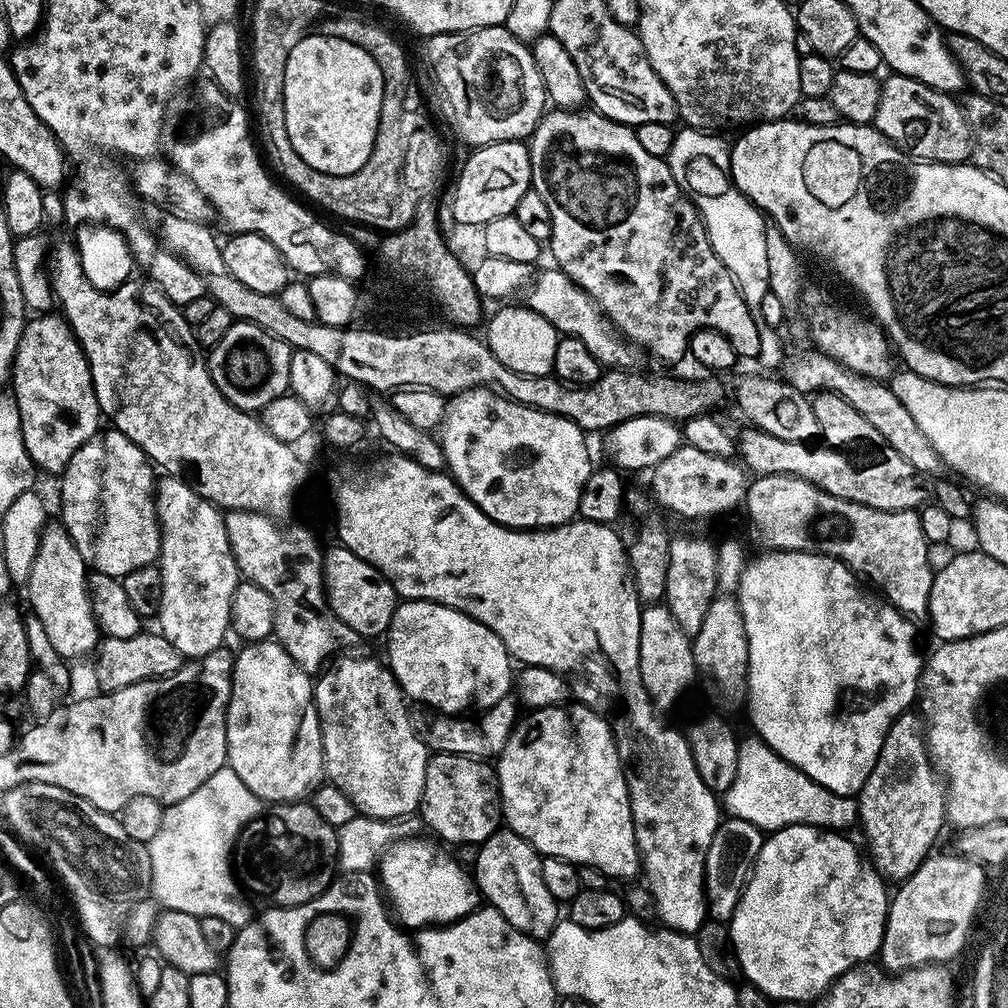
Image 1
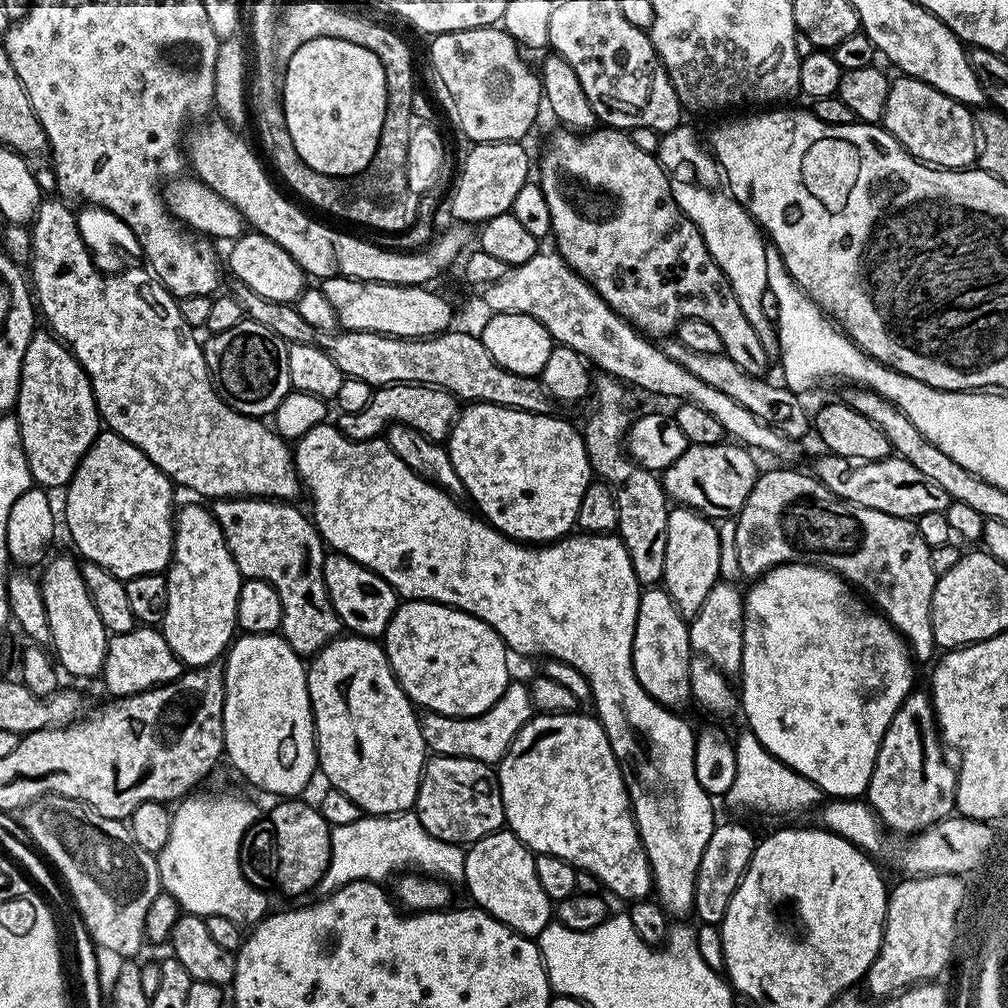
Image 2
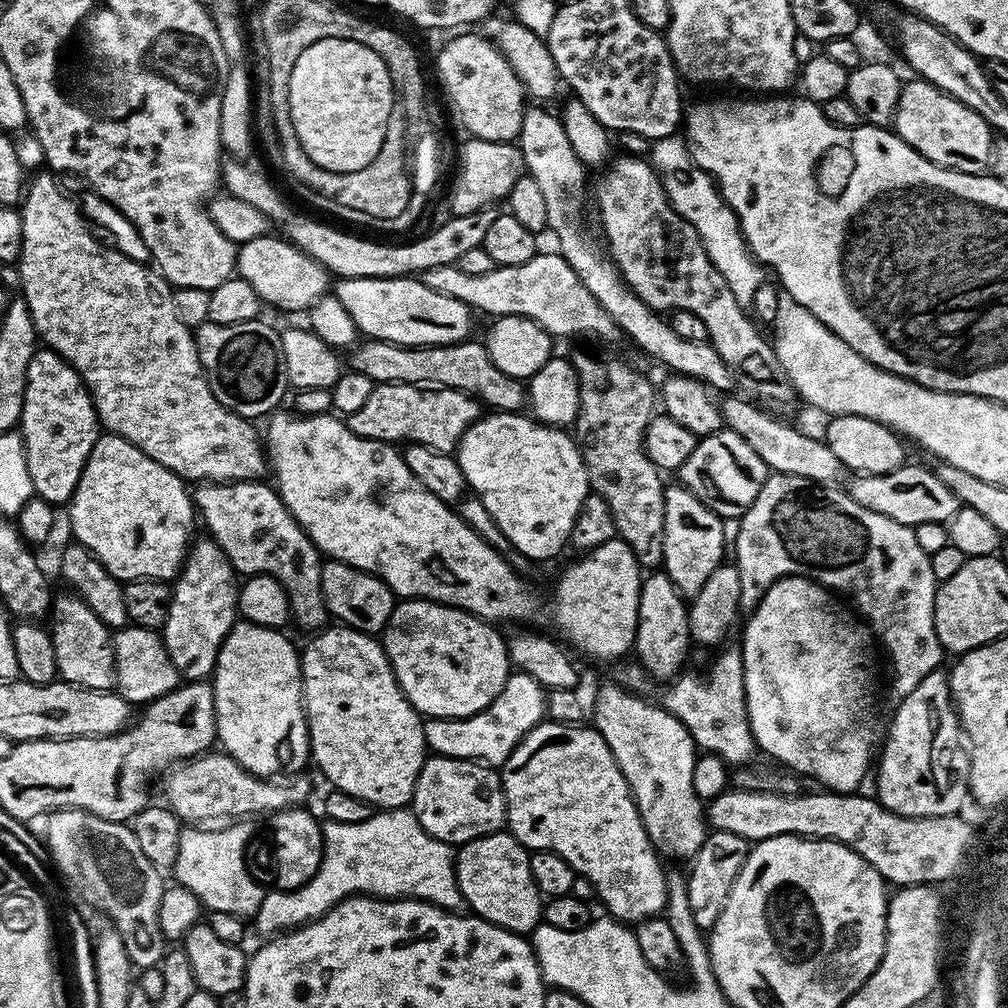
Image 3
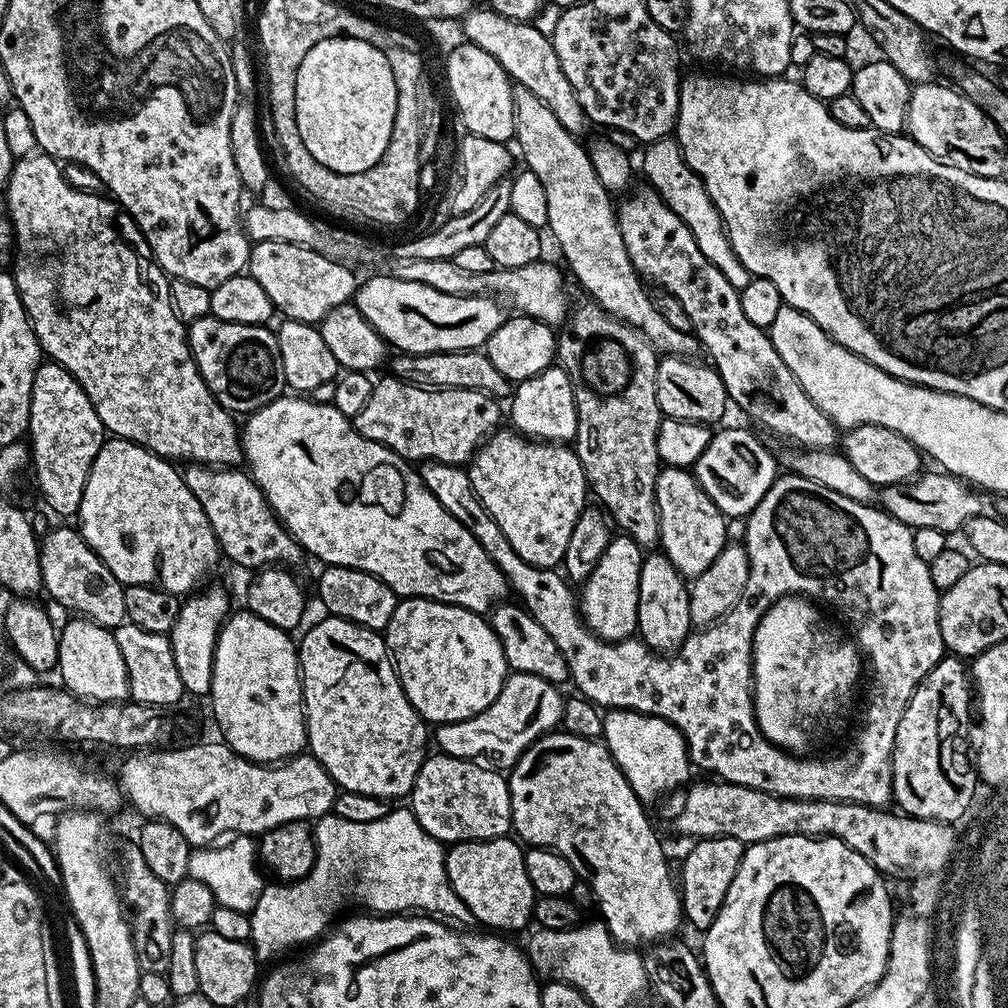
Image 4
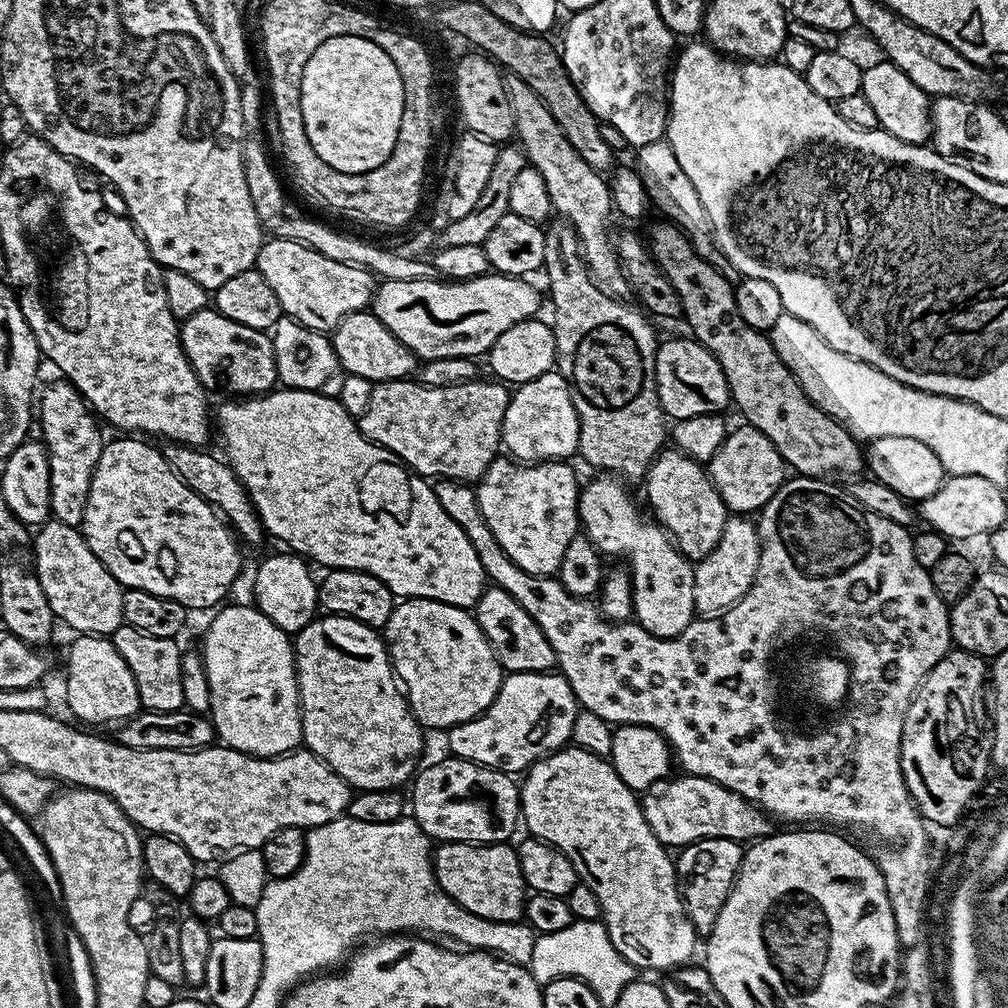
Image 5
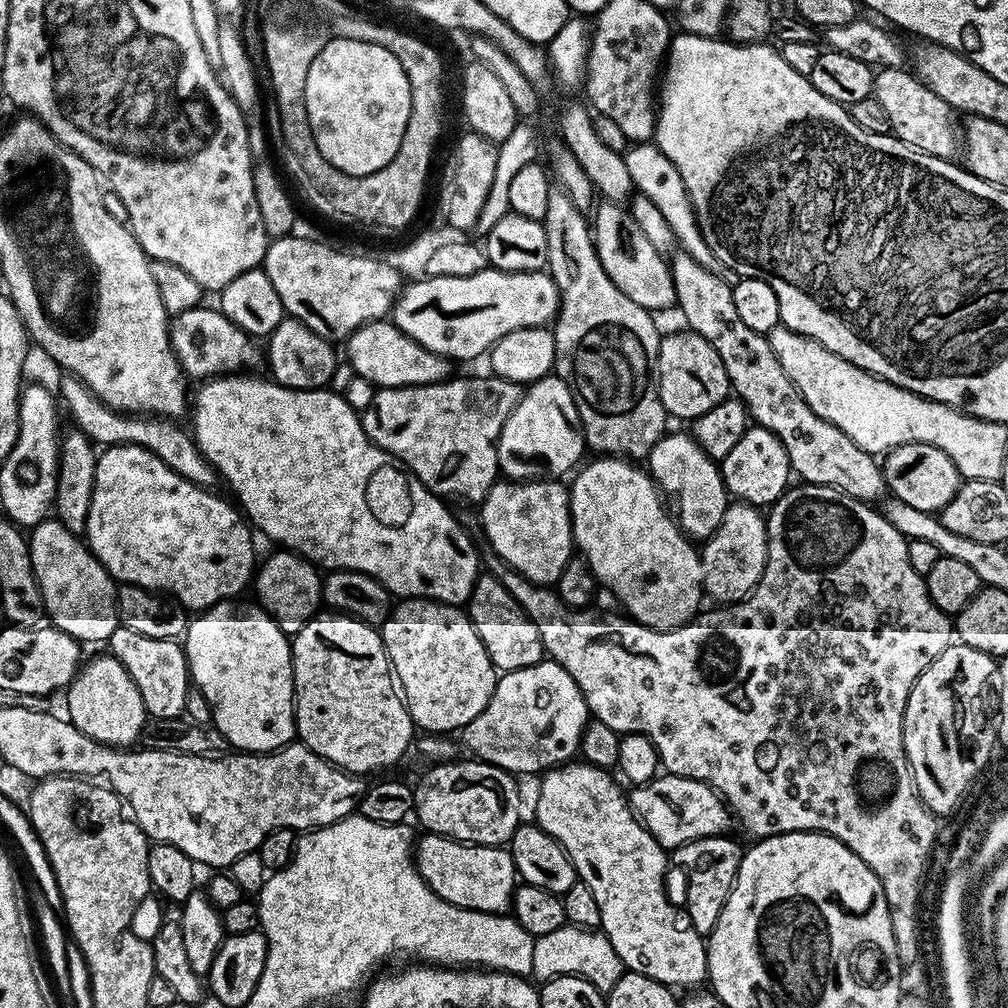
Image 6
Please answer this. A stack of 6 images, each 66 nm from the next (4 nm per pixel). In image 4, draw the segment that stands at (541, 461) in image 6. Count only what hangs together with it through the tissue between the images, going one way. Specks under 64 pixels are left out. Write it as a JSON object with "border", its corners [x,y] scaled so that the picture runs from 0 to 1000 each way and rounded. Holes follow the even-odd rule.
{"border":[[[549,363],[538,367],[530,375],[515,378],[507,390],[507,397],[507,424],[516,432],[537,438],[563,438],[570,434],[571,396],[567,376],[561,371],[559,365]]]}

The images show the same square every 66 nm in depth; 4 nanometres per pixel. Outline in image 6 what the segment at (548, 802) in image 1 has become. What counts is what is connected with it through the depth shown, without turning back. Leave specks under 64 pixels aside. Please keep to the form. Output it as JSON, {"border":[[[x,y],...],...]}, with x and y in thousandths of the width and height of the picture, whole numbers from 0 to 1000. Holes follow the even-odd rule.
{"border":[[[564,756],[550,762],[544,763],[535,771],[536,787],[532,790],[532,810],[531,816],[535,817],[538,823],[542,823],[542,827],[546,827],[554,836],[563,845],[565,855],[571,860],[571,868],[574,876],[585,879],[585,883],[589,883],[589,892],[593,895],[593,903],[595,904],[595,921],[600,929],[603,930],[605,938],[609,938],[609,942],[613,946],[613,950],[618,954],[620,961],[624,964],[632,964],[641,970],[649,970],[655,976],[661,976],[668,981],[687,982],[691,978],[697,977],[702,972],[702,942],[700,939],[699,930],[692,927],[692,923],[688,923],[688,919],[685,915],[685,911],[678,904],[675,905],[667,898],[667,893],[663,890],[663,885],[659,882],[659,868],[665,862],[664,846],[647,830],[645,823],[641,823],[636,817],[634,812],[627,807],[627,800],[622,789],[615,787],[615,782],[611,779],[611,774],[607,771],[606,765],[598,762],[590,762],[589,759],[582,756]]]}

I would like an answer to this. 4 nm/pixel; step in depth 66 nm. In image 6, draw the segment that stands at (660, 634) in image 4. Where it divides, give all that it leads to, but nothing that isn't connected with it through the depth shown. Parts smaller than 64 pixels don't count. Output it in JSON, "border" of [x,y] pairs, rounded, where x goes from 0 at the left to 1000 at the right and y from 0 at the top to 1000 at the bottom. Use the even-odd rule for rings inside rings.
{"border":[[[613,452],[587,455],[591,456],[580,459],[566,473],[567,480],[563,484],[568,541],[585,565],[593,569],[594,578],[598,582],[600,579],[619,598],[618,606],[631,618],[656,625],[675,623],[691,610],[695,602],[698,570],[691,541],[680,532],[664,505],[663,508],[659,505],[655,485],[634,459]]]}

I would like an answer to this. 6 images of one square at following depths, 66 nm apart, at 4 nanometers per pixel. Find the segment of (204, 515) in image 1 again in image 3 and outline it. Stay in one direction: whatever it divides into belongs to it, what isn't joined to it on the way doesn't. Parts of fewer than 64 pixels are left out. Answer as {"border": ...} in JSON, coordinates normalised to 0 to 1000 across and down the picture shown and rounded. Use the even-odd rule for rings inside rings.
{"border":[[[209,534],[191,535],[179,570],[171,579],[171,596],[169,597],[169,613],[165,613],[161,624],[161,634],[169,649],[169,657],[179,666],[184,676],[205,676],[211,670],[218,642],[226,632],[231,619],[235,618],[234,589],[236,586],[236,571],[224,550]]]}

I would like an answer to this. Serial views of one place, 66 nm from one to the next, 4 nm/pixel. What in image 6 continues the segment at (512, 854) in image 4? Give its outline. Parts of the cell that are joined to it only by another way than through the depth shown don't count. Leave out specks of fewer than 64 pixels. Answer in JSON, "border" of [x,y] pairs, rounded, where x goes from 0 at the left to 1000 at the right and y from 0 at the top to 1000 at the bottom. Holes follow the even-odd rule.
{"border":[[[421,827],[411,841],[418,871],[442,895],[475,905],[503,906],[514,880],[510,851],[503,840],[491,837],[461,837],[444,829]]]}

